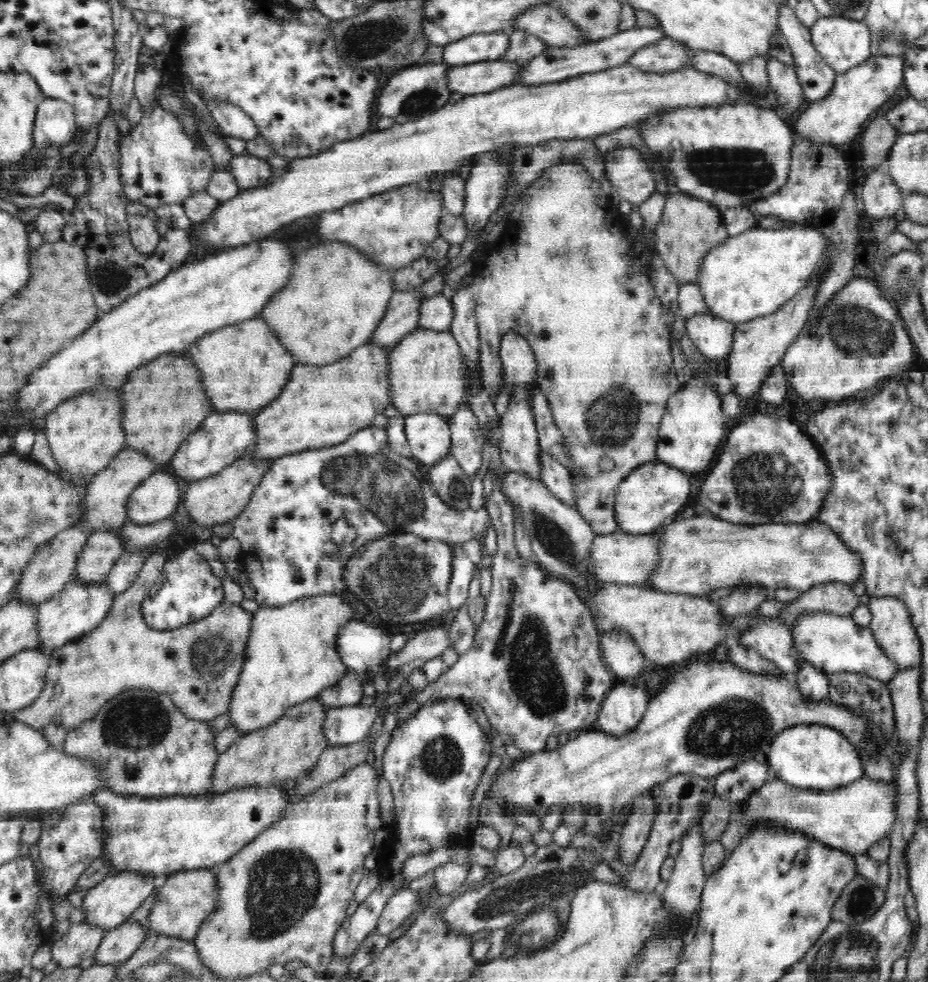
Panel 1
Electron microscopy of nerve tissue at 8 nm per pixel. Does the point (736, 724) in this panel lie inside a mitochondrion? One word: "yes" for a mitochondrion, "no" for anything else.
yes

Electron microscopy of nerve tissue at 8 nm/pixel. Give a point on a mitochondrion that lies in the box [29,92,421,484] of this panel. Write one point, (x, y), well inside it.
(110, 277)

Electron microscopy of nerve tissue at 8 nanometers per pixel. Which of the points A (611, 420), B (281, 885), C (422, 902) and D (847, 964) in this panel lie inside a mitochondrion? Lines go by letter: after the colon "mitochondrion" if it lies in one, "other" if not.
A: mitochondrion
B: mitochondrion
C: other
D: mitochondrion

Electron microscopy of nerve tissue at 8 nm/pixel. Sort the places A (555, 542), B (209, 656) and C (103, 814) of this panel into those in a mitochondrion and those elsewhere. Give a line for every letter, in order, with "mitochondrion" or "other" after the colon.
A: mitochondrion
B: mitochondrion
C: other

